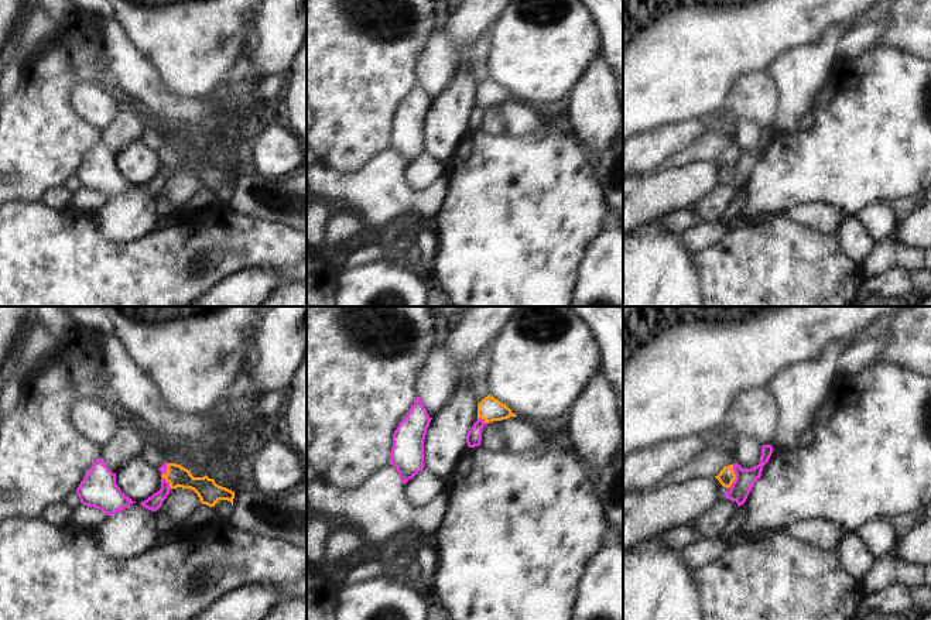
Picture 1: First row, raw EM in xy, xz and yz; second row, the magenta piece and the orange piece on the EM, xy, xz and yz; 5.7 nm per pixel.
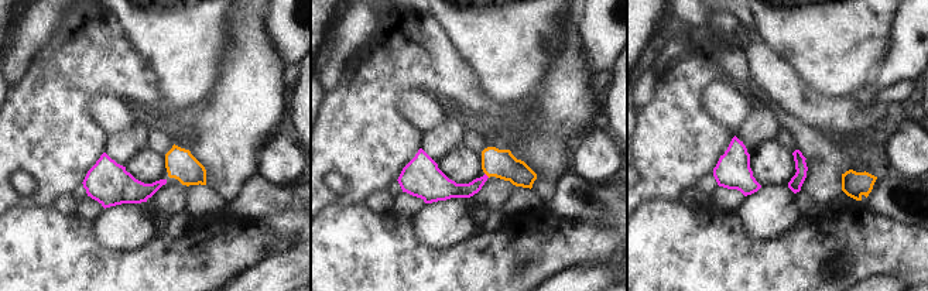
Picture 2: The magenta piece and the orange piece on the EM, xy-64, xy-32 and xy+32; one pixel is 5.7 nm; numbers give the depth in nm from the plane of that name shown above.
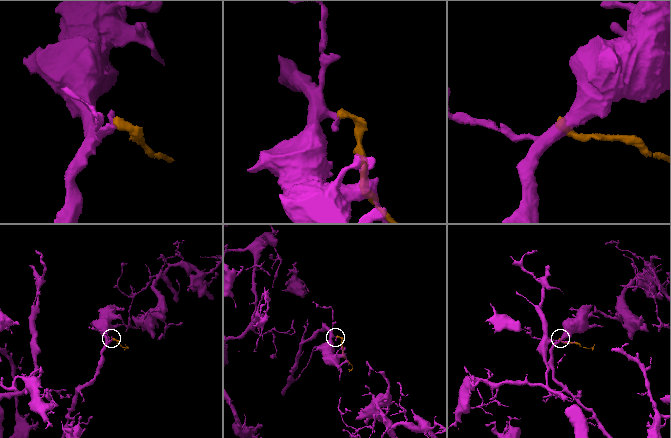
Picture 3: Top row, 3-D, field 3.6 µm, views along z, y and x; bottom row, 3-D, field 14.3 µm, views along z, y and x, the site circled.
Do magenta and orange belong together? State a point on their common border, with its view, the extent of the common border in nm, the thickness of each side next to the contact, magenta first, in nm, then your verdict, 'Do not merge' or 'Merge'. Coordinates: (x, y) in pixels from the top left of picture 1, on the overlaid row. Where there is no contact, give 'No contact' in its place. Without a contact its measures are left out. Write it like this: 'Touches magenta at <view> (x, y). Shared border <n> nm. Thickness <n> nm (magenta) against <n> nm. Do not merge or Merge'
Touches magenta at yz (736, 476). Shared border 130 nm. Thickness 110 nm (magenta) against 90 nm. Merge.

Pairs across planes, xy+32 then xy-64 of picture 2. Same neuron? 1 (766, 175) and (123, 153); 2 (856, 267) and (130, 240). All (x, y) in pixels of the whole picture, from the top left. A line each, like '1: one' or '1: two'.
1: two
2: two

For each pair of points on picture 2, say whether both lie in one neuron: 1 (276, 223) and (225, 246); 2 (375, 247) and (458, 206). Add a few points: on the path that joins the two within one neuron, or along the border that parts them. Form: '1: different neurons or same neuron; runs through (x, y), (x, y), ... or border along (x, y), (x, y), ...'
1: different neurons; border along (256, 223), (262, 229), (277, 235), (295, 238)
2: different neurons; border along (410, 219), (415, 236), (425, 245), (438, 249)

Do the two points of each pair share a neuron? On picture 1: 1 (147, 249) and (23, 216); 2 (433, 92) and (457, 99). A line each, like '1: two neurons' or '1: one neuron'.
1: one neuron
2: two neurons

